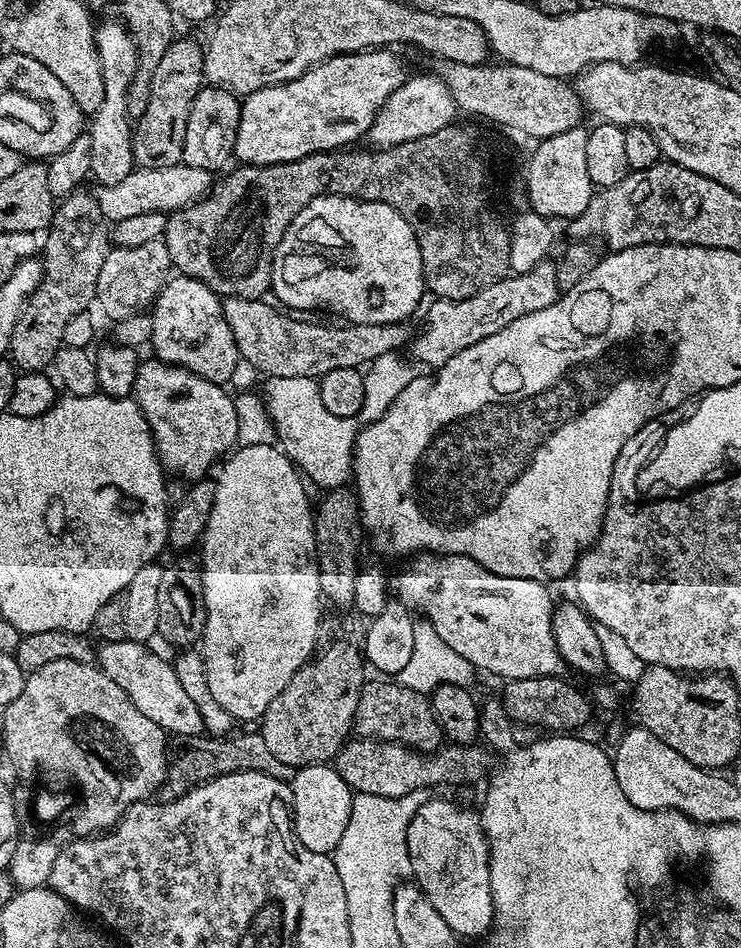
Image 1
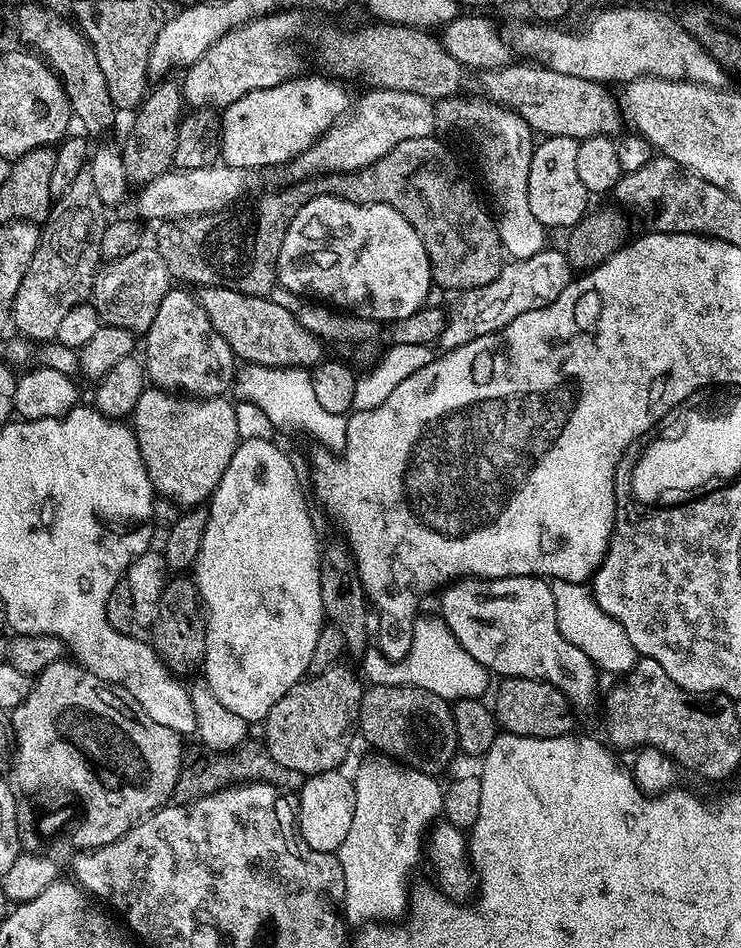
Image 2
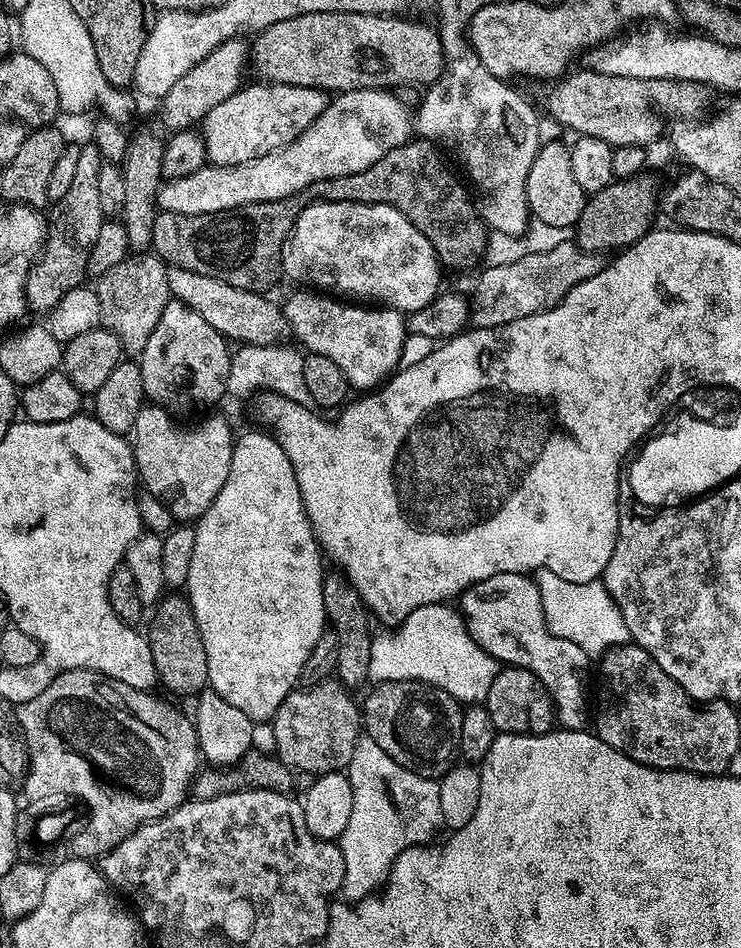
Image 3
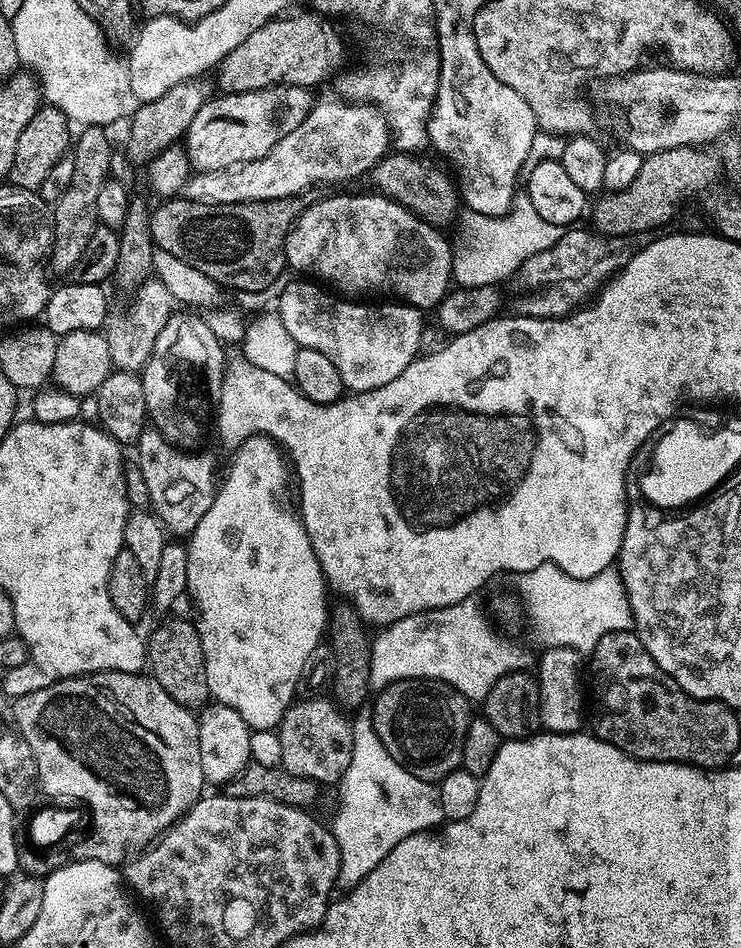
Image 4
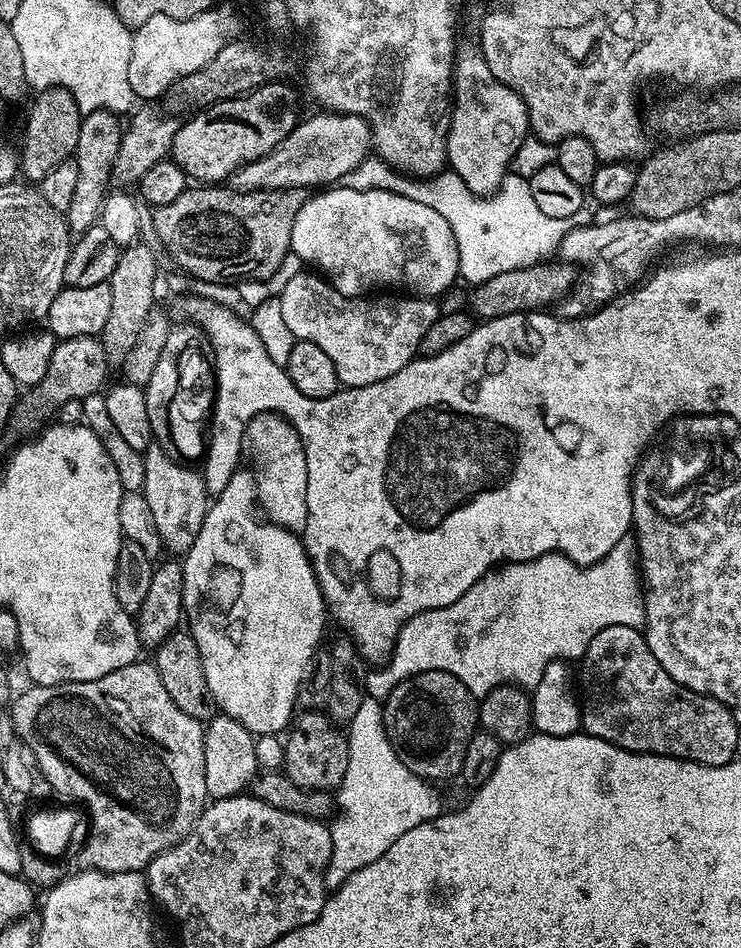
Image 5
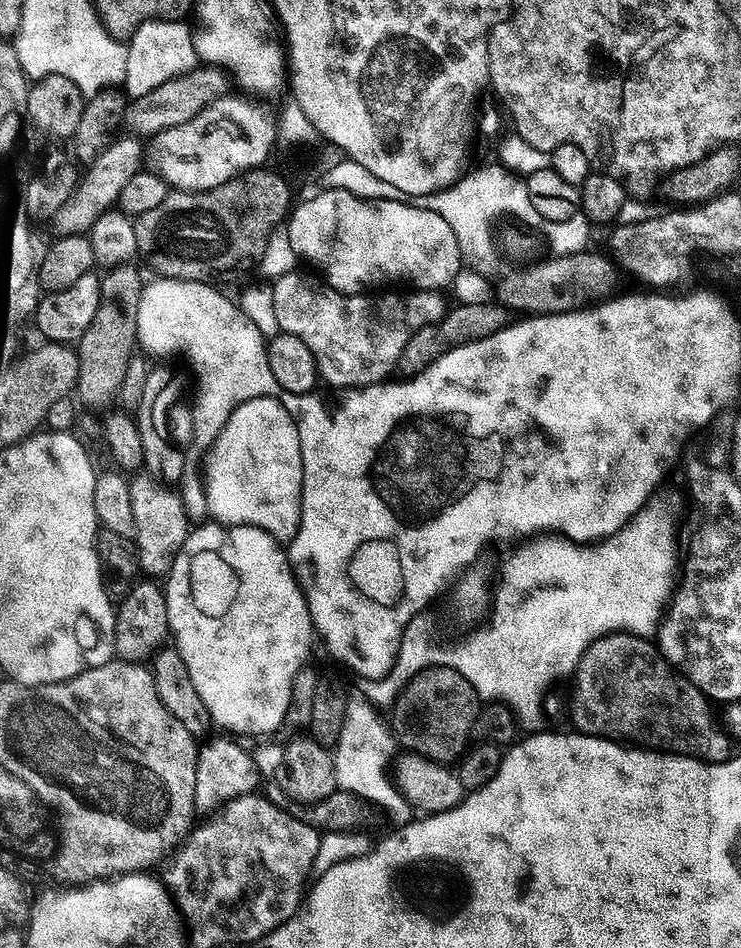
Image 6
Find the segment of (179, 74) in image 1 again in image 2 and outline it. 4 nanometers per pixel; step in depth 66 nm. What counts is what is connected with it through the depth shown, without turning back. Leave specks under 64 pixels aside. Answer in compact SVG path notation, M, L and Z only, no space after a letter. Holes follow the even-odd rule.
M164 78L151 89L140 107L135 109L128 137L119 145L122 162L126 162L126 178L133 185L149 184L174 165L174 148L178 146L178 126L186 112L184 94L179 83Z

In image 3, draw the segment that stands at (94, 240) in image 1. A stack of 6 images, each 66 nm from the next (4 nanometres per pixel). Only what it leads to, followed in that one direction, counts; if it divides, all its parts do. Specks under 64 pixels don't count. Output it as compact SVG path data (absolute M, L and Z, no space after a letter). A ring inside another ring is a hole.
M85 144L78 154L70 190L66 190L66 194L51 205L52 213L47 213L43 247L26 278L25 298L32 312L51 312L68 293L85 283L94 238L98 238L98 230L106 223L102 206L98 206L98 170L102 159L95 144Z

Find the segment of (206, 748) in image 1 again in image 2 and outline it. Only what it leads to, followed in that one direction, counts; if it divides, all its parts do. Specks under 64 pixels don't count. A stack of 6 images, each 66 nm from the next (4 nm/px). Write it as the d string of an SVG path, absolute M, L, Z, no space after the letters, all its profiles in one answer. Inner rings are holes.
M245 742L228 752L200 750L197 756L189 755L180 767L180 777L172 791L172 800L177 804L189 804L198 798L206 798L223 788L234 788L241 784L269 784L285 794L299 793L305 777L298 770L289 770L282 762L274 762L263 743Z

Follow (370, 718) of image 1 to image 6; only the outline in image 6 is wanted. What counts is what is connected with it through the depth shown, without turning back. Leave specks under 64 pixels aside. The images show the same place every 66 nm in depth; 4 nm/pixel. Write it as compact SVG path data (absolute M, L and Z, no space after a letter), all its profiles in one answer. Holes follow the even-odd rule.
M423 668L396 696L390 706L390 727L396 743L405 753L412 753L436 764L452 766L463 757L474 729L482 701L474 686L453 668Z

